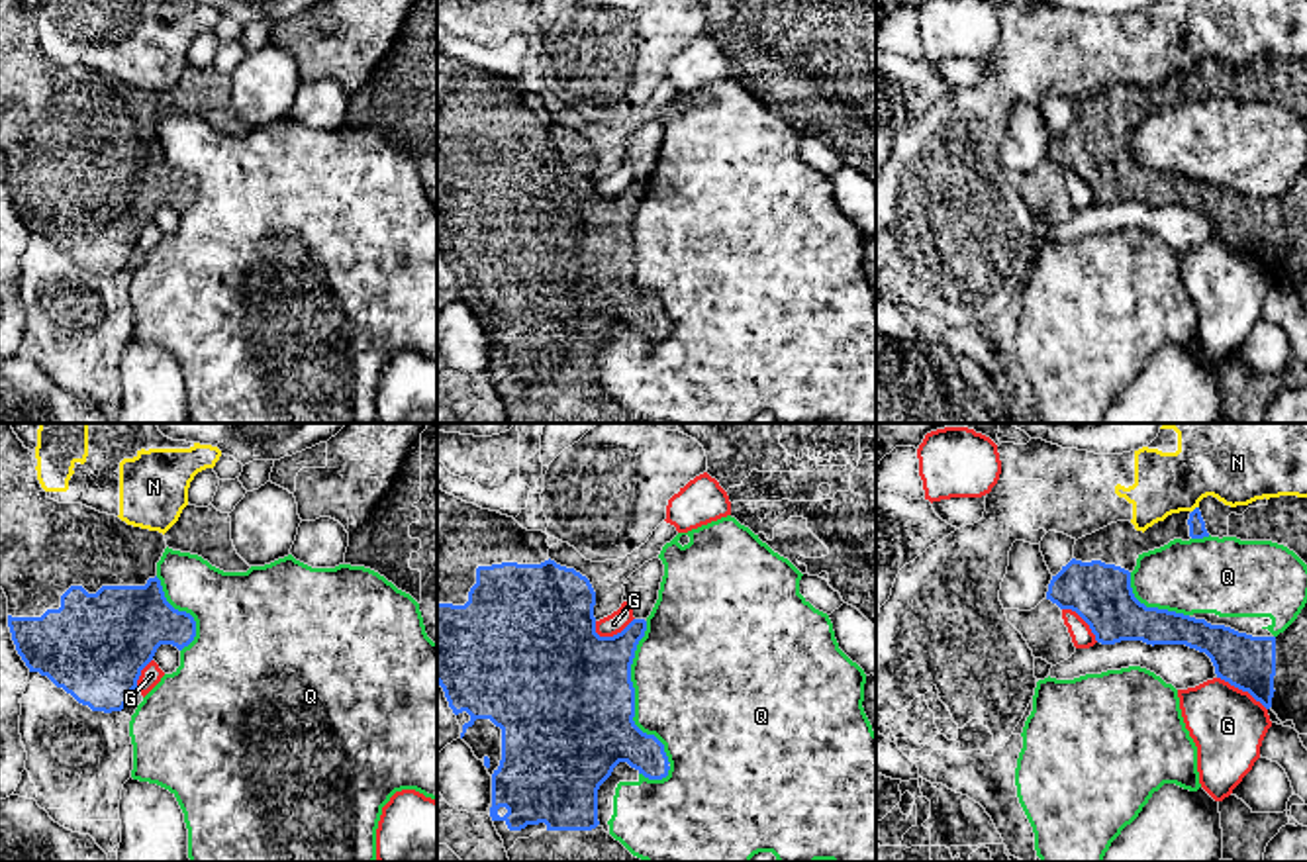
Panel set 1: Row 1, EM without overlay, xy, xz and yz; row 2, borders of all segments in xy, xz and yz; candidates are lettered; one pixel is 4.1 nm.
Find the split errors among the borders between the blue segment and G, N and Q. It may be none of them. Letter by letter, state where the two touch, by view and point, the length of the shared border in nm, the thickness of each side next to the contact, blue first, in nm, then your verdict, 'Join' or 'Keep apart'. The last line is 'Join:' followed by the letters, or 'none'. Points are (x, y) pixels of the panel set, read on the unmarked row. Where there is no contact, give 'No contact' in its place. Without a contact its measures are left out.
G: Touches blue at yz (1243, 251). Shared border 240 nm. Thickness 220 nm (blue) against 300 nm. Keep apart
N: Touches blue at yz (1194, 71). Shared border 40 nm. Thickness 70 nm (blue) against 280 nm. Keep apart
Q: Touches blue at xz (633, 257). Shared border 600 nm. Thickness 500 nm (blue) against 500 nm. Keep apart
Join: none

